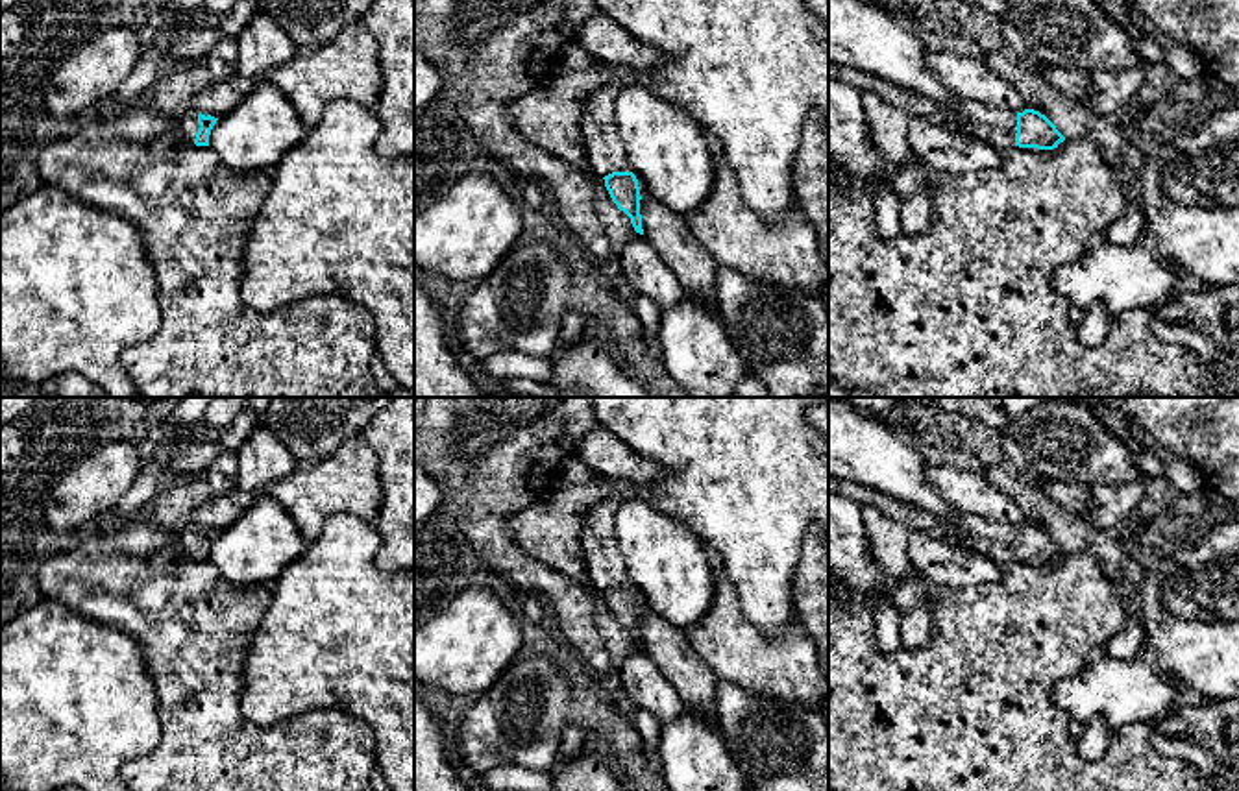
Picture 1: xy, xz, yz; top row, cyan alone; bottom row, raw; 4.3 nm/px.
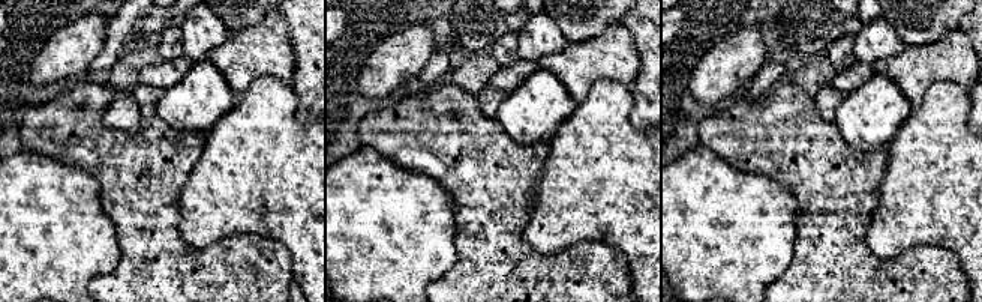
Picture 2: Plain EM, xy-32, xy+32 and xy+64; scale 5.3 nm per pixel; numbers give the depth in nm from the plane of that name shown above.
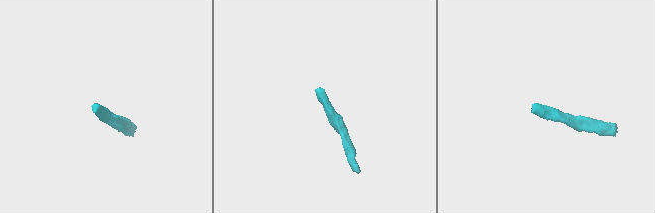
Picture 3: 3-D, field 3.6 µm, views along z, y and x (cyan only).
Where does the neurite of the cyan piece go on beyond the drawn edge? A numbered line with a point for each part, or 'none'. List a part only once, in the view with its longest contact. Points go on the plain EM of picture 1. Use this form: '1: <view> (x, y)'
1: yz (997, 540)

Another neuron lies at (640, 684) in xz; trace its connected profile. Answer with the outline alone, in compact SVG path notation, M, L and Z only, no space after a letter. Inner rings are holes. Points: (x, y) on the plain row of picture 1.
M640 647L623 662L614 693L625 710L647 710L660 724L679 719L684 712L675 688Z

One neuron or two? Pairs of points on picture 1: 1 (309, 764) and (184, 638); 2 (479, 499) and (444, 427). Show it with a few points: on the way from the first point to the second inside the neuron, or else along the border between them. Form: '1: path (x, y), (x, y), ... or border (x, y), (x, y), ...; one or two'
1: path (269, 764), (208, 703), (208, 688), (198, 679); one
2: path (479, 481), (479, 462), (463, 446); one

